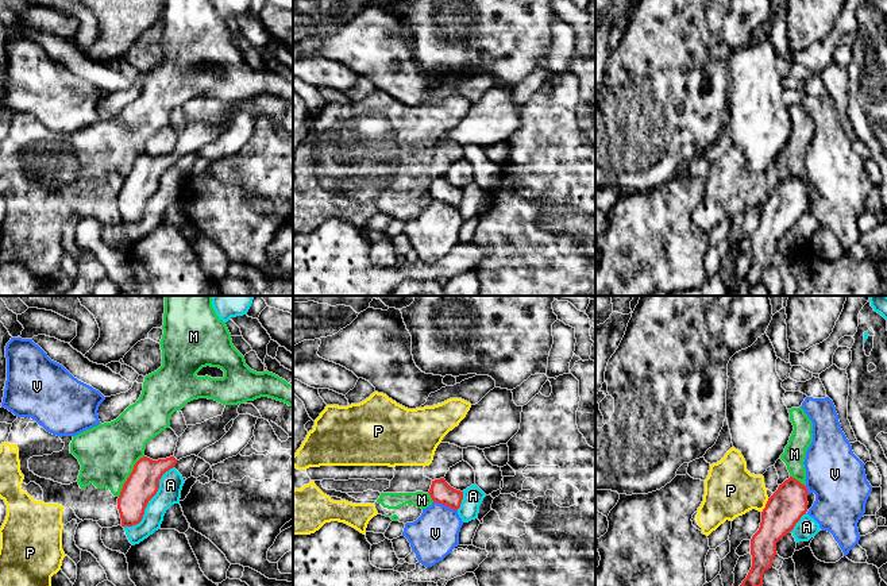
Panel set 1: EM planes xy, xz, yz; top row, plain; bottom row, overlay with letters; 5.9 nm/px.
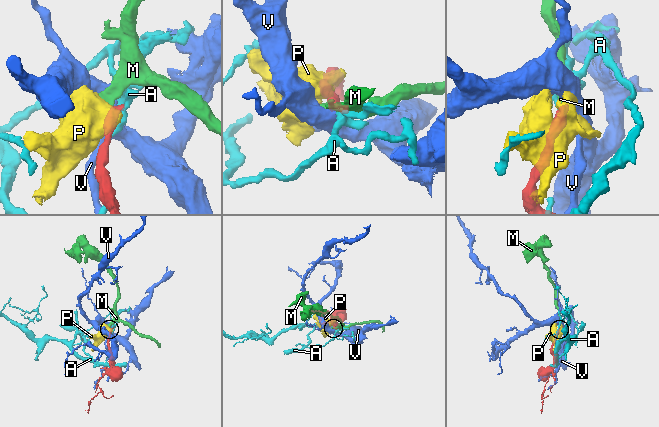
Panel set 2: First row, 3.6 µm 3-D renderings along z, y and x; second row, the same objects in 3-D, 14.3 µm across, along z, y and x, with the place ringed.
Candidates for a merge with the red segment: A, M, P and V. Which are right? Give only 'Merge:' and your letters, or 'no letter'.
Merge: no letter

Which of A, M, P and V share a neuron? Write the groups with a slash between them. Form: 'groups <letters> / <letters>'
groups A / M P / V

